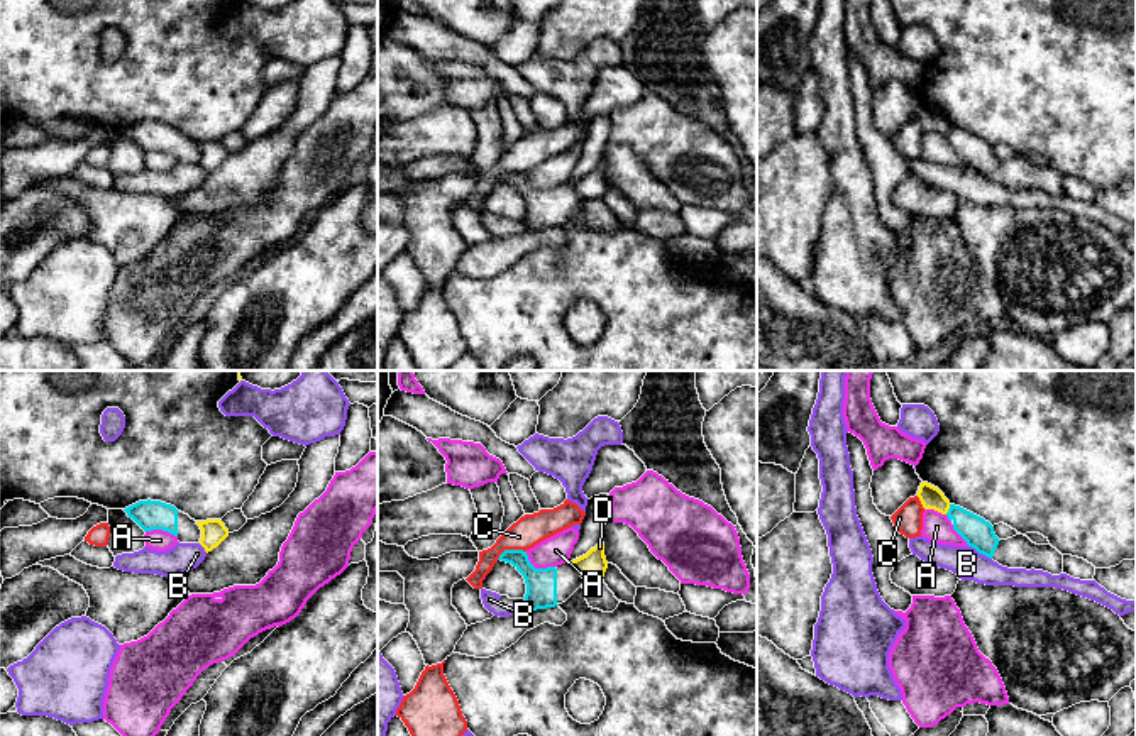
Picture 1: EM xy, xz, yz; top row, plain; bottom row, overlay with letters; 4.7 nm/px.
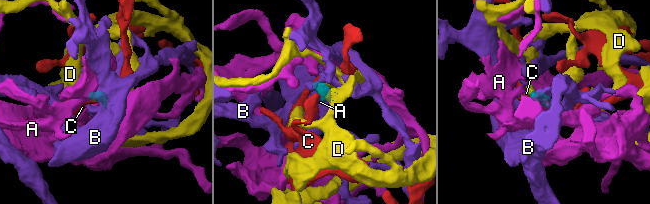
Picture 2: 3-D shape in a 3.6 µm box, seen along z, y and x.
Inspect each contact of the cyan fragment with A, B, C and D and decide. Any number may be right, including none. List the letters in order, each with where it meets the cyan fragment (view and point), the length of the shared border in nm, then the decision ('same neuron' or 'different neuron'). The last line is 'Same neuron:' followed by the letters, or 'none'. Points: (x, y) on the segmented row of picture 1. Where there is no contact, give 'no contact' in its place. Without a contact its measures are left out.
A: contact xz (537, 569); length 160 nm; different neuron
B: contact yz (981, 552); length 130 nm; different neuron
C: contact xz (510, 550); length 150 nm; different neuron
D: contact yz (948, 510); length 50 nm; different neuron
Same neuron: none

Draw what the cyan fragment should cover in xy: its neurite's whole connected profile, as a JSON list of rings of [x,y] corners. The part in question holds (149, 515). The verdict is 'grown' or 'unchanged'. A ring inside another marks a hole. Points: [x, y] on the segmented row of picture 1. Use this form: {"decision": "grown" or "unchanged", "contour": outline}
{"decision": "grown", "contour": [[[139,501],[124,509],[144,531],[163,530],[179,543],[200,543],[201,530],[195,519],[161,501]]]}

